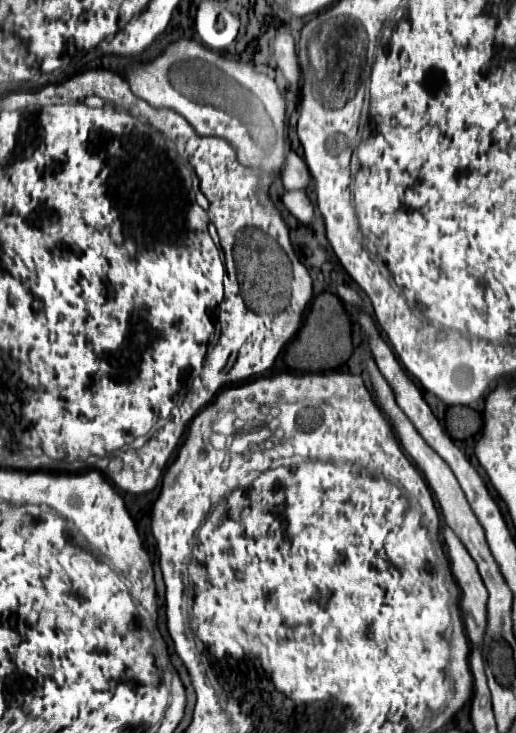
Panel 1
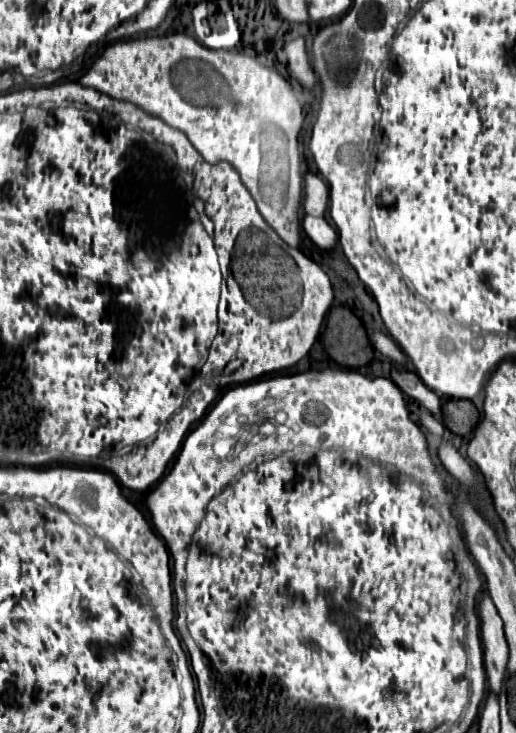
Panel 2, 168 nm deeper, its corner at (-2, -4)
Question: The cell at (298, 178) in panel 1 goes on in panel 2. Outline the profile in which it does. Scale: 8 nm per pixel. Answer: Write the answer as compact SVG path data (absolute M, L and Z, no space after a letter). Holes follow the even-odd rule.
M308 172L306 174L306 186L304 186L304 198L302 198L302 208L306 214L312 216L324 216L324 210L328 206L328 186L326 182Z

